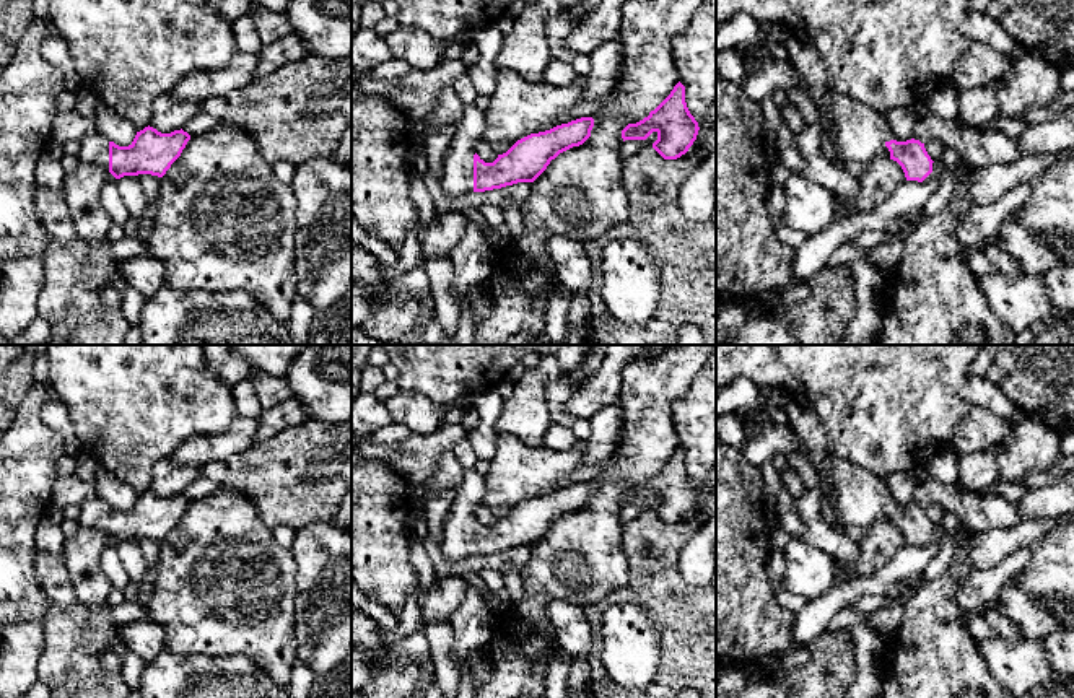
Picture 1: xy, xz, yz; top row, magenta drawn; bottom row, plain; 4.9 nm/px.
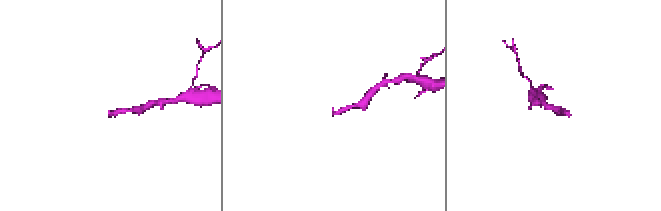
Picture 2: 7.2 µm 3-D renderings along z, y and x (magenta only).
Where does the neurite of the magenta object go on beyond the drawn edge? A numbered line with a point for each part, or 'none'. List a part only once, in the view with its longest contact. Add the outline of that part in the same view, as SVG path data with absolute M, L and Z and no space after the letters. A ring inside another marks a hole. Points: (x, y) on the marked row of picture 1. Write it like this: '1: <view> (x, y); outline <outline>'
1: yz (861, 132); outline M830 91L823 99L823 106L835 120L838 148L846 159L851 159L859 164L866 164L874 156L890 158L890 151L885 146L885 143L890 140L906 142L893 137L887 117L872 111L867 106L851 101L846 96L838 96Z

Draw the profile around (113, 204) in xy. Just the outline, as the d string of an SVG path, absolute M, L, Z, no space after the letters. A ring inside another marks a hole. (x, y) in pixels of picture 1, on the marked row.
M107 182L101 190L101 203L103 208L107 212L111 223L125 226L130 220L129 210L117 190L116 182Z

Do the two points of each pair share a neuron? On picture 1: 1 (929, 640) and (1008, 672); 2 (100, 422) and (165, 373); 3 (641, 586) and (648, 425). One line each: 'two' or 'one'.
1: two
2: one
3: two

